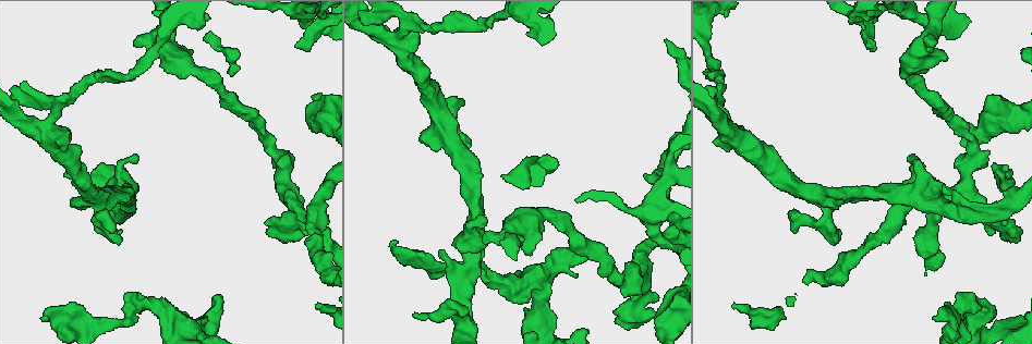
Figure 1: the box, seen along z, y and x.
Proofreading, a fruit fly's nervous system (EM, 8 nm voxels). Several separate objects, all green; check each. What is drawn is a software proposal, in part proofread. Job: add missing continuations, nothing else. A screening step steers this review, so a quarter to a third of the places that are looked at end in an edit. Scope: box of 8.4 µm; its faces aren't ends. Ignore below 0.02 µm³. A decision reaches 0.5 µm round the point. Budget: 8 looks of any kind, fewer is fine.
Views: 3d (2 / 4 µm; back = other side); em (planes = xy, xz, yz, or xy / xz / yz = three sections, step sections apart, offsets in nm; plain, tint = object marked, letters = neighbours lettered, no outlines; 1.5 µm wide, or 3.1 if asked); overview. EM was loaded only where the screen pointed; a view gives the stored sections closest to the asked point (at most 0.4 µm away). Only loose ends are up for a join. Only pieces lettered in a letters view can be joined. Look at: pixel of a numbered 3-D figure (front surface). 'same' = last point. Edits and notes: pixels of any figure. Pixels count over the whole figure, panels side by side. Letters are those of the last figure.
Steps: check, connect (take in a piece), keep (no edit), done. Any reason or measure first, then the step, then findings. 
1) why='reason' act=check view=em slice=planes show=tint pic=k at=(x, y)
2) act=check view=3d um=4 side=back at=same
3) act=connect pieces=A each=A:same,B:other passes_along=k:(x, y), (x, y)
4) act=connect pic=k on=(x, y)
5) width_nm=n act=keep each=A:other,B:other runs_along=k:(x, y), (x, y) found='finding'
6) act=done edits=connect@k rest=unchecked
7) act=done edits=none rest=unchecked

why='free end' act=check view=3d um=4 pic=1 at=(422, 252)

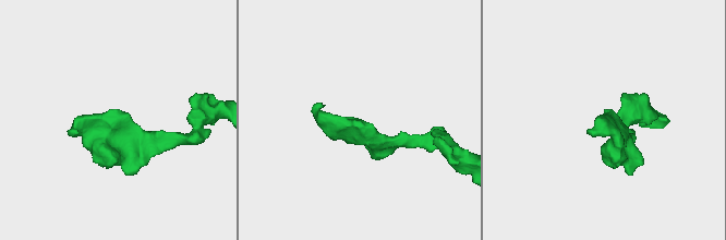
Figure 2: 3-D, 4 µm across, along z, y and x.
why='need the tissue' act=check view=em slice=planes show=letters pic=2 at=(362, 122)

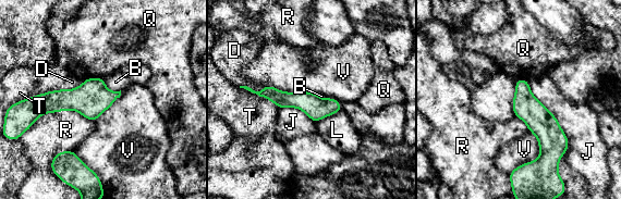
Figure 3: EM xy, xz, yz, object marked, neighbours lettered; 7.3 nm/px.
act=keep each=B:other,D:other,J:other,L:other,Q:other,R:other,T:other,V:other border=3:(528, 129), (539, 156), (511, 172) found='none of them fits'

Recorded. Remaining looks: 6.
act=check view=3d um=2 side=back pic=1 at=(1005, 174)

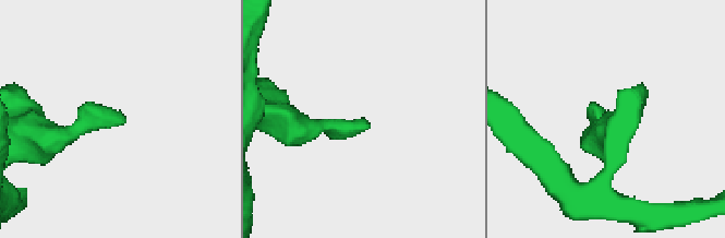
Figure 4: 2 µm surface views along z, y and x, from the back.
why='shape alone is not enough' act=check view=em slice=planes show=letters pic=4 at=(122, 115)

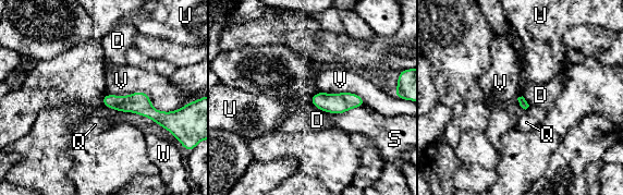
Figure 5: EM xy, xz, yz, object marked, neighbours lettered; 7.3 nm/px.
act=keep each=D:other,Q:other,S:other,U:other,V:other,W:other border=5:(308, 100), (325, 112) found='no lettered piece goes on from it'

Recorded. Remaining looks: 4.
act=check view=em slice=xz step=4 show=tint pic=1 at=(616, 322)

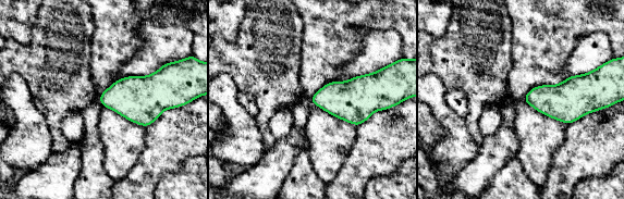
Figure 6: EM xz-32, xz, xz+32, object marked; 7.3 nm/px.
act=check view=em slice=planes show=letters at=same

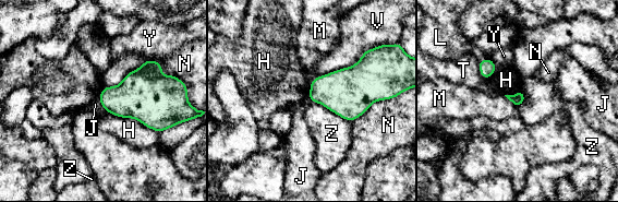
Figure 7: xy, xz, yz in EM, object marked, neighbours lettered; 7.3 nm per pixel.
act=keep each=H:other,J:other,L:other,M:other,N:other,T:other,V:other,Y:other,Z:other border=7:(97, 98), (101, 105) found='no lettered piece goes on from it'

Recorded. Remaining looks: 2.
act=done edits=none rest=unchecked

